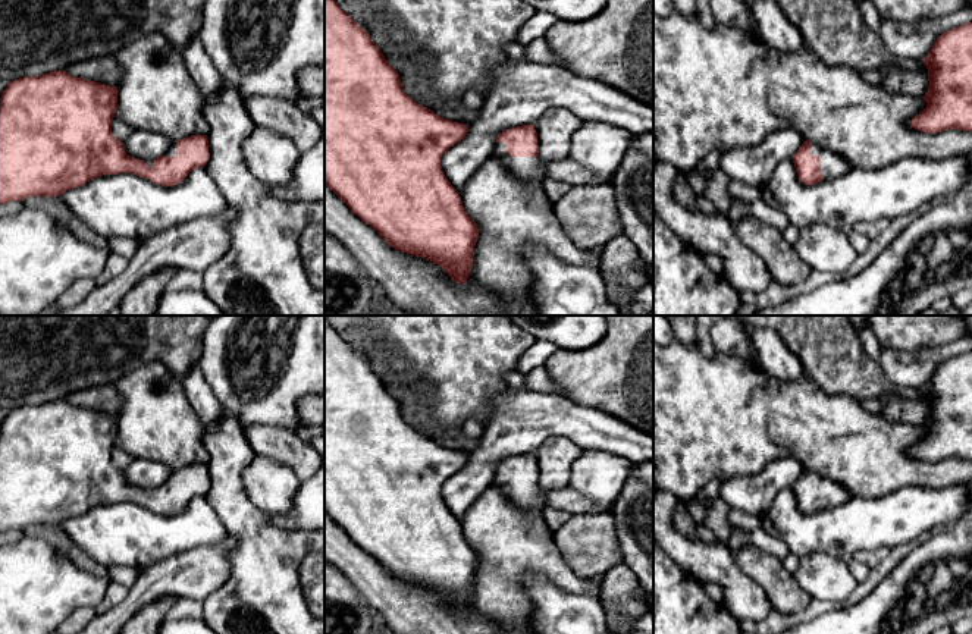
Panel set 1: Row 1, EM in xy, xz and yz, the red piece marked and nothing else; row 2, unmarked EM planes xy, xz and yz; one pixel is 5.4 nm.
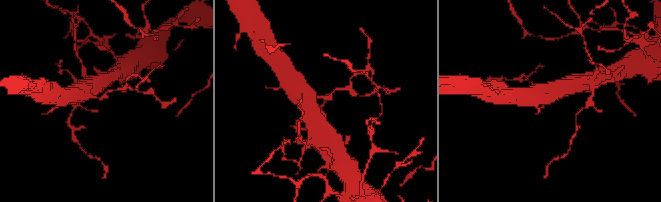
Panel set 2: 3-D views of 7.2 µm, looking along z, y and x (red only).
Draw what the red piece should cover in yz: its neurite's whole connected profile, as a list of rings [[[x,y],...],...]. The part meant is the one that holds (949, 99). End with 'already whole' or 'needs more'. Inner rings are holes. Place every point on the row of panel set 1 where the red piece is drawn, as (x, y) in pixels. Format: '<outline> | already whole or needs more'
[[[972,22],[943,32],[924,59],[929,87],[922,97],[926,107],[910,120],[910,126],[926,134],[947,129],[972,132]]] | already whole

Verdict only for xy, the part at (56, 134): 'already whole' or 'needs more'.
needs more

